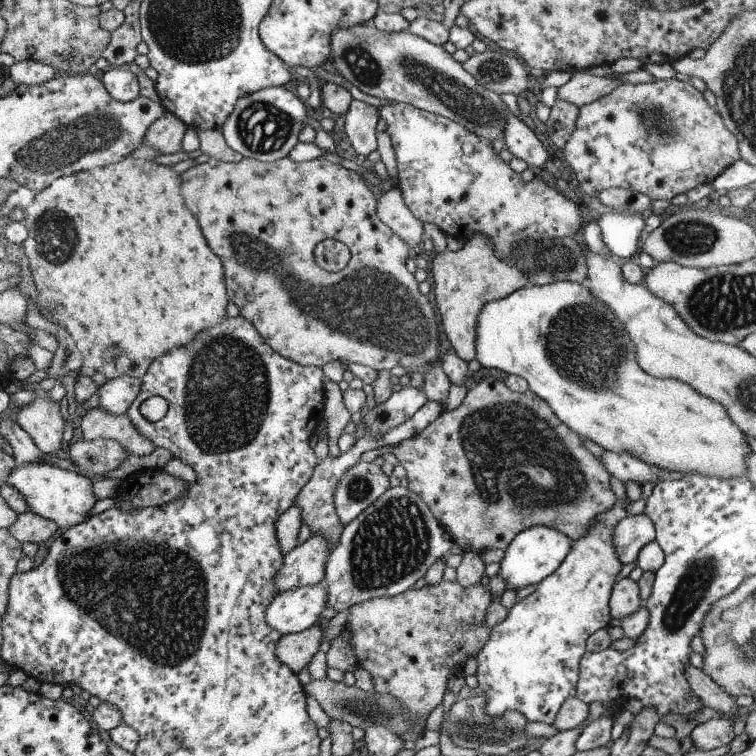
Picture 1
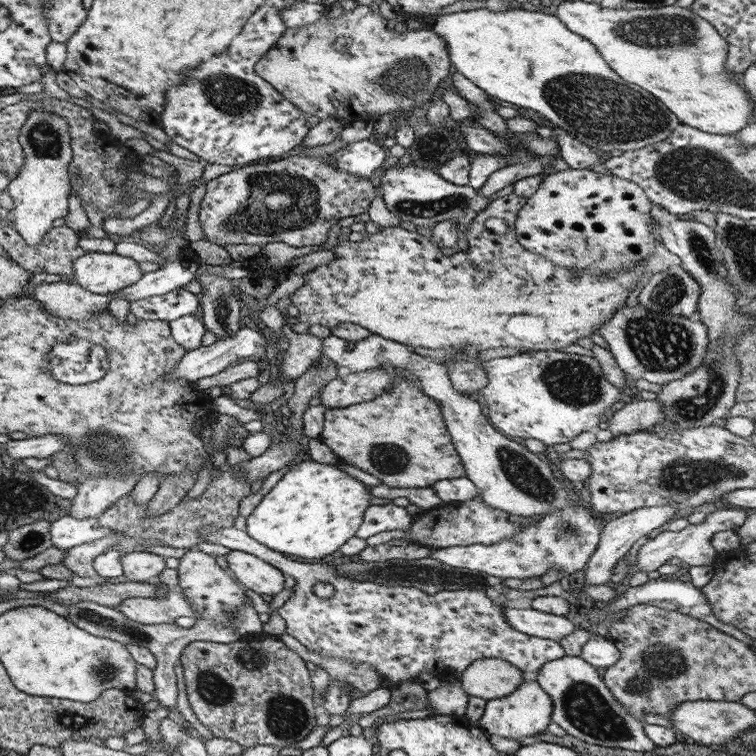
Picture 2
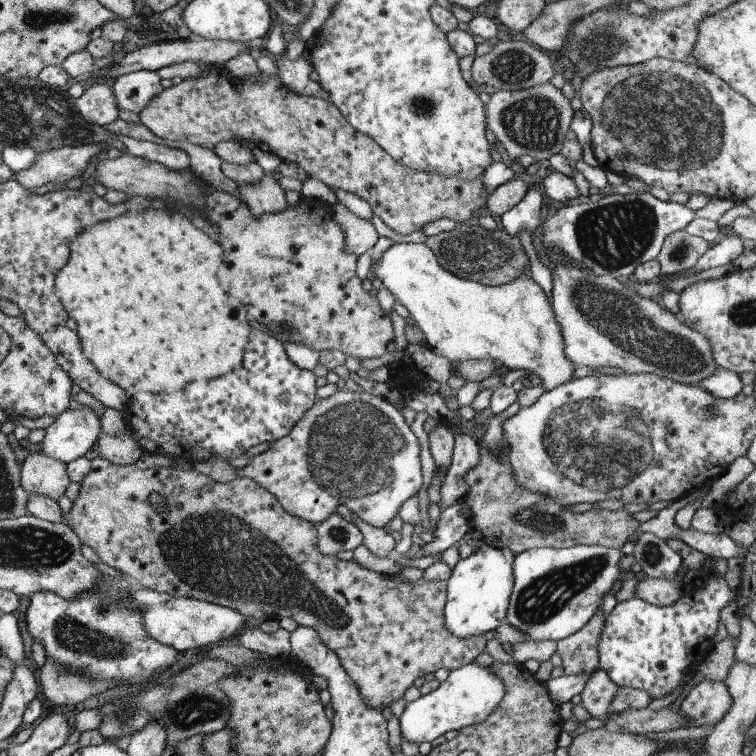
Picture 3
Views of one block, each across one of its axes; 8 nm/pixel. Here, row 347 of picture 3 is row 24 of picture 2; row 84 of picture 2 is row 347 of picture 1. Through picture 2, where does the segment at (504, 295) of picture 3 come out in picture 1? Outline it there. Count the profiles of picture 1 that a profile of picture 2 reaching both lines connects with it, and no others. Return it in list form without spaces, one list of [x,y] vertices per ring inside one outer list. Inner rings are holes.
[[[568,280],[555,281],[544,285],[527,285],[517,289],[505,298],[489,301],[485,303],[478,314],[476,320],[476,339],[474,344],[477,359],[480,366],[489,370],[502,370],[508,375],[521,376],[528,384],[528,390],[539,399],[545,401],[555,416],[571,431],[576,432],[583,439],[595,442],[604,451],[615,453],[616,455],[628,454],[638,458],[641,462],[653,465],[665,476],[677,476],[698,473],[704,477],[718,477],[719,479],[729,480],[738,479],[746,474],[746,455],[752,451],[749,449],[747,437],[744,432],[729,418],[725,407],[721,403],[708,399],[700,392],[694,391],[689,385],[676,381],[675,379],[658,379],[646,373],[638,367],[634,348],[627,342],[623,335],[623,330],[619,327],[614,314],[601,301],[594,299],[590,293],[587,283],[571,282]]]

